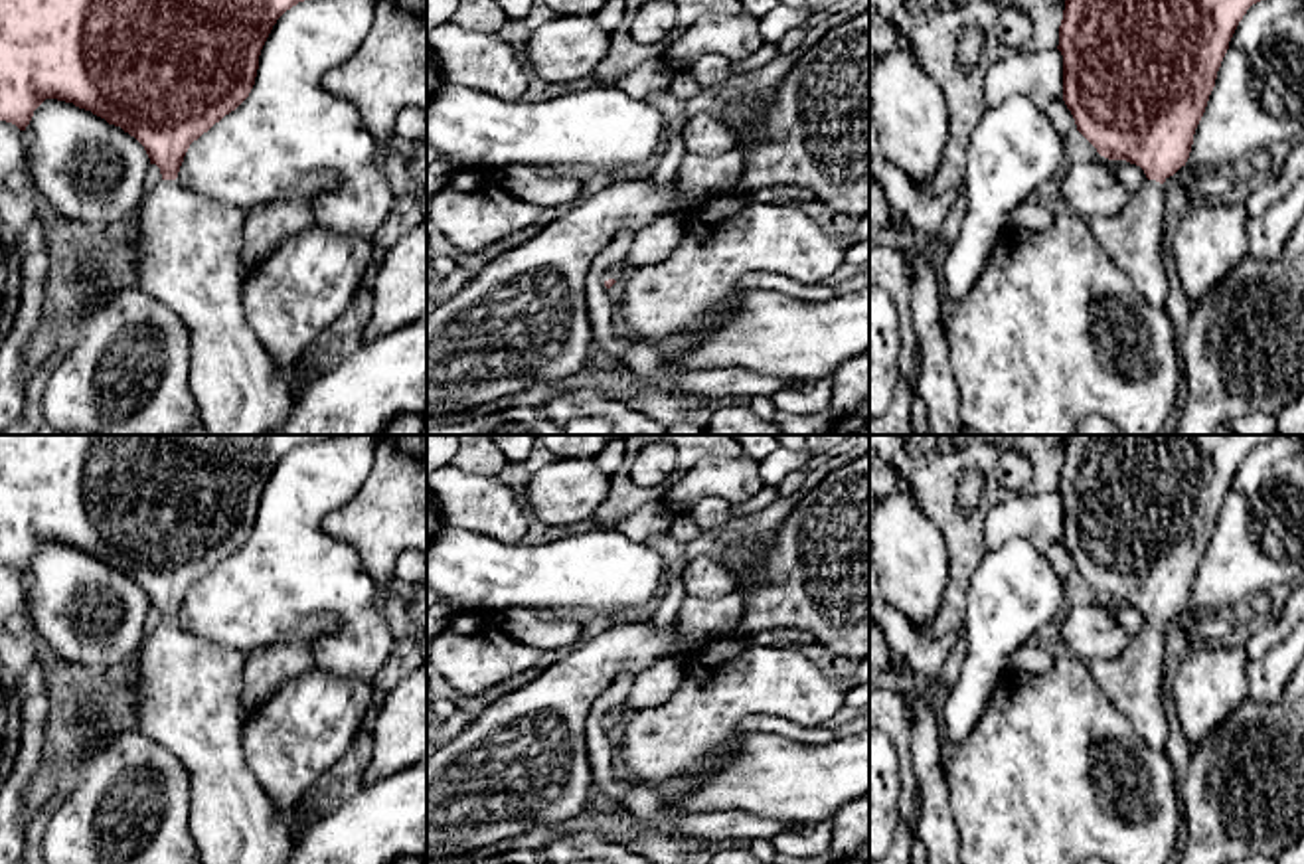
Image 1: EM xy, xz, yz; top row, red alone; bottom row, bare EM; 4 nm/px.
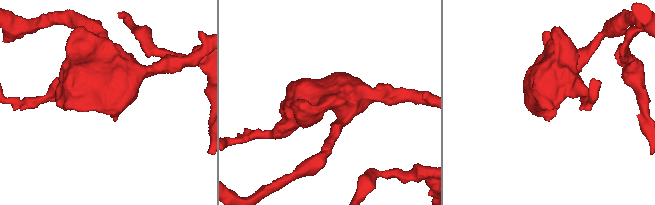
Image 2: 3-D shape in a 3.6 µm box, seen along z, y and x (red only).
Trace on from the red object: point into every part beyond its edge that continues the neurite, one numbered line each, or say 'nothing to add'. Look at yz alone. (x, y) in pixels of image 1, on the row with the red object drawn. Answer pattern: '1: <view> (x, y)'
1: yz (1133, 238)

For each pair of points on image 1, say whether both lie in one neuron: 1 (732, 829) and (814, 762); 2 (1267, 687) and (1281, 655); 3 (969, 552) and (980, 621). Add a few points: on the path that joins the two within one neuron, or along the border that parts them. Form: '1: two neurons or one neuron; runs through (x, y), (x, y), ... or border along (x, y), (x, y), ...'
1: two neurons; border along (704, 811), (745, 811), (793, 823)
2: one neuron; runs through (1267, 679), (1279, 663)
3: two neurons; border along (986, 550), (969, 584), (967, 609), (961, 619)

